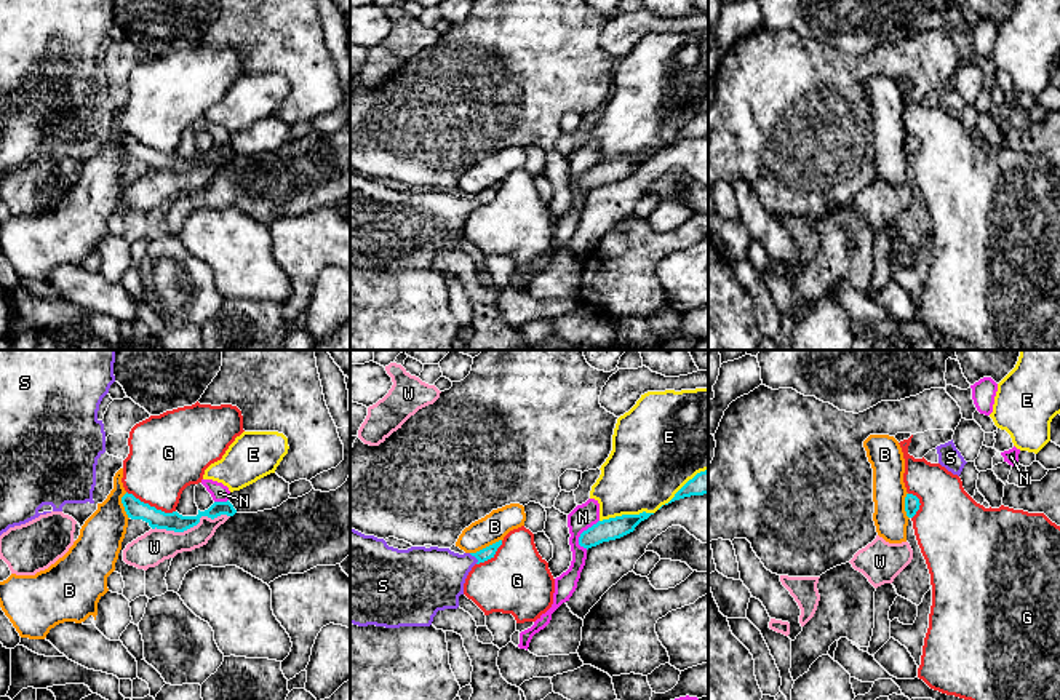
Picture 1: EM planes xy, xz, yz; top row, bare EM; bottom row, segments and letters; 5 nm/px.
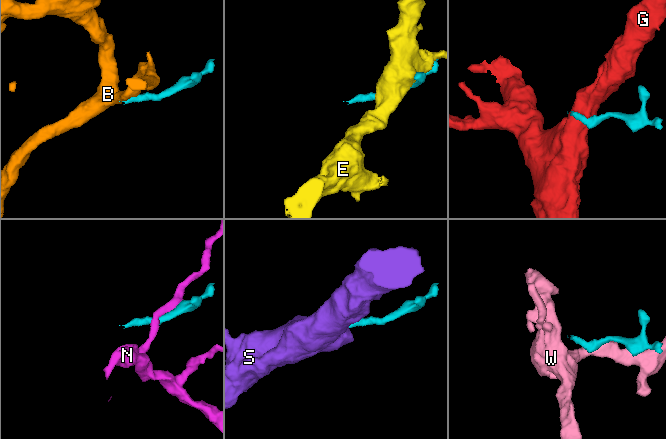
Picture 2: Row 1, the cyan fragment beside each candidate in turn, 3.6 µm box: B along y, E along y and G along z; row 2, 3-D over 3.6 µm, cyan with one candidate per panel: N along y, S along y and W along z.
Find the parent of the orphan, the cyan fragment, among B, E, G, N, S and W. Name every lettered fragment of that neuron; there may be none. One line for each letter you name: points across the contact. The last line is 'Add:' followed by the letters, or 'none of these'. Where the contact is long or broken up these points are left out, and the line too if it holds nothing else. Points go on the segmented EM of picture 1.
S: across xz (486, 553), (474, 555), (462, 564), (432, 579)
Add: S

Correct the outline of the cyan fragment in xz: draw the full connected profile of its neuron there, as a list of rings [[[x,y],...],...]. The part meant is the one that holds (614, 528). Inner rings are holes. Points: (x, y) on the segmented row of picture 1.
[[[654,513],[622,515],[609,519],[598,521],[579,537],[579,545],[584,548],[596,547],[603,542],[620,539],[635,531],[635,527]]]

